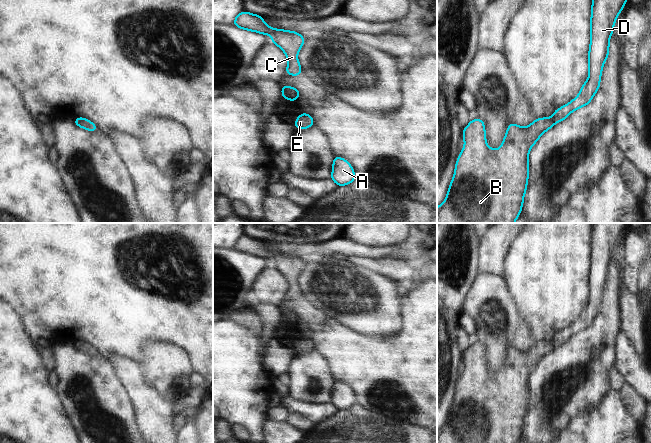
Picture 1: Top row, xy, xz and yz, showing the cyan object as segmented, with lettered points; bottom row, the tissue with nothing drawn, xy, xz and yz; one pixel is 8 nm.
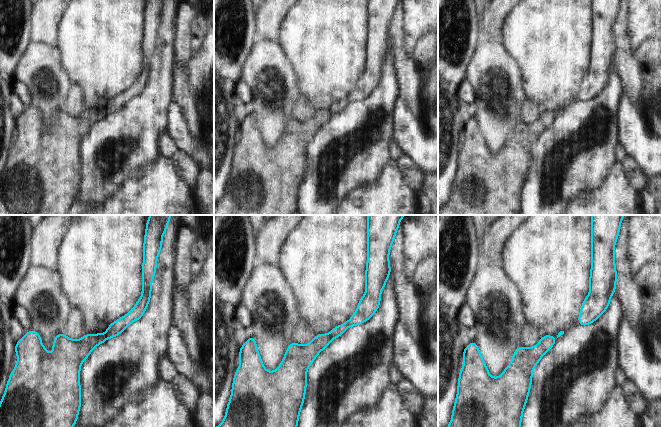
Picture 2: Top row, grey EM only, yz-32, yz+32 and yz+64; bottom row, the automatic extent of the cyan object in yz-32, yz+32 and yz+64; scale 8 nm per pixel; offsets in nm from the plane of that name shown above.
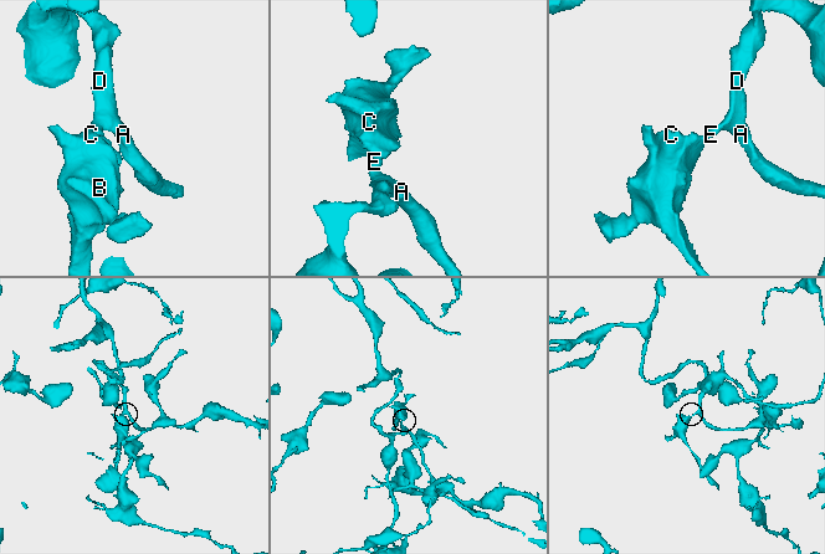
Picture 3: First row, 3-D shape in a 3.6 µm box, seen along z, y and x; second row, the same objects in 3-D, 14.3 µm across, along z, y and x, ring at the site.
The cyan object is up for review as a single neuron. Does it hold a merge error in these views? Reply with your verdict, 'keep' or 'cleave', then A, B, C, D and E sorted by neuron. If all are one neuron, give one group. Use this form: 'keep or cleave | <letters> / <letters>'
cleave | A D E / B C

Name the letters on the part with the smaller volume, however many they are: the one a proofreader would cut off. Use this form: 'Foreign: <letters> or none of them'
Foreign: B, C

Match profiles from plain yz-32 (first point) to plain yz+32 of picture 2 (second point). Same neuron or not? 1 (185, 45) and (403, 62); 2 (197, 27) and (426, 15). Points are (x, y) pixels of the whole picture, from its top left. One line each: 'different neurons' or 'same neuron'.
1: different neurons
2: different neurons

